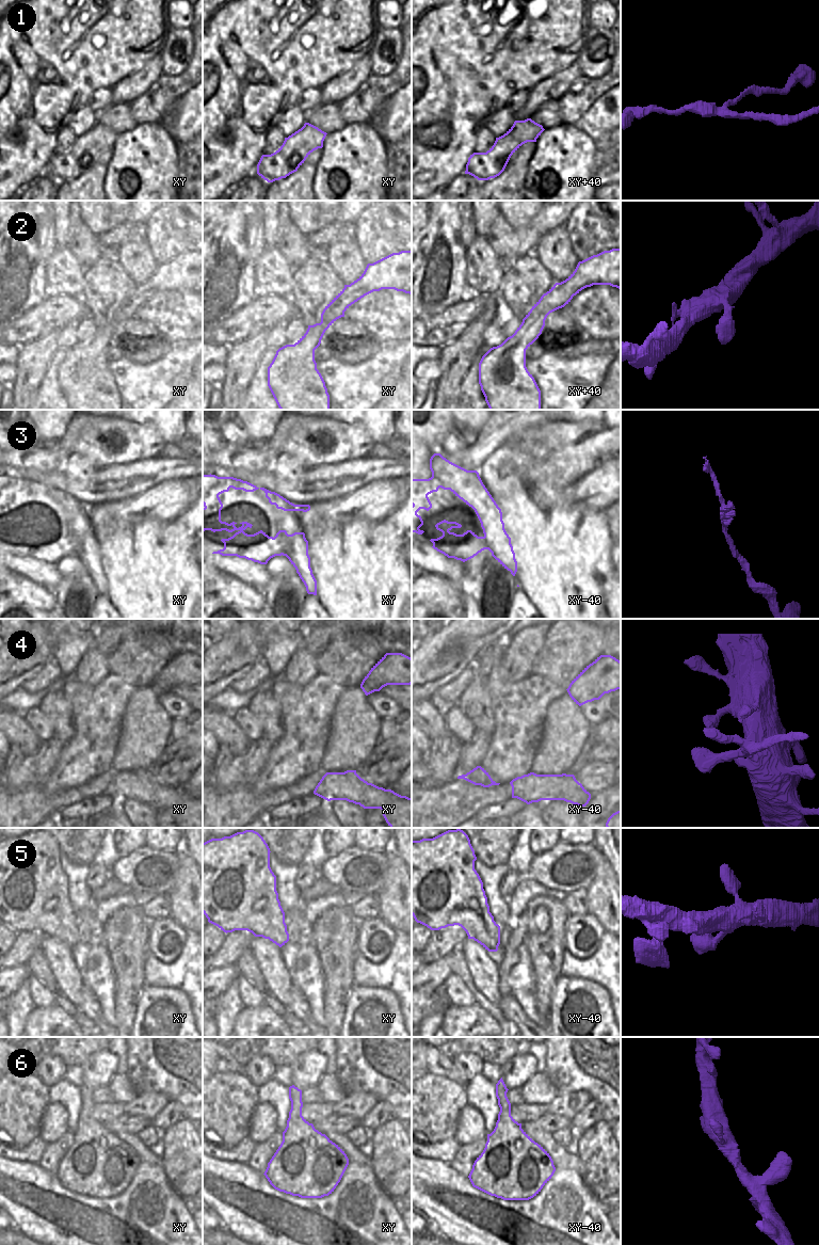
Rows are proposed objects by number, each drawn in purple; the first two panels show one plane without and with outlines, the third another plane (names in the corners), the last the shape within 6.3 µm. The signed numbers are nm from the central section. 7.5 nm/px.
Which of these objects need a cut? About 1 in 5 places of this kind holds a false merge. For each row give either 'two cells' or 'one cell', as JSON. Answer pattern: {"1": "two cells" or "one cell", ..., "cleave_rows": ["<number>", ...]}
{"1": "one cell", "2": "one cell", "3": "two cells", "4": "one cell", "5": "one cell", "6": "one cell", "cleave_rows": ["3"]}

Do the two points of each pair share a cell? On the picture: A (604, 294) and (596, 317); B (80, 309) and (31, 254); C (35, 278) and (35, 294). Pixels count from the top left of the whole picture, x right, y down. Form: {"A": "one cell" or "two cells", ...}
{"A": "one cell", "B": "two cells", "C": "one cell"}

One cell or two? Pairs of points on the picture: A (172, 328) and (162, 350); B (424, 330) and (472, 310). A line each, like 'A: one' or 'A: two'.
A: two
B: one

